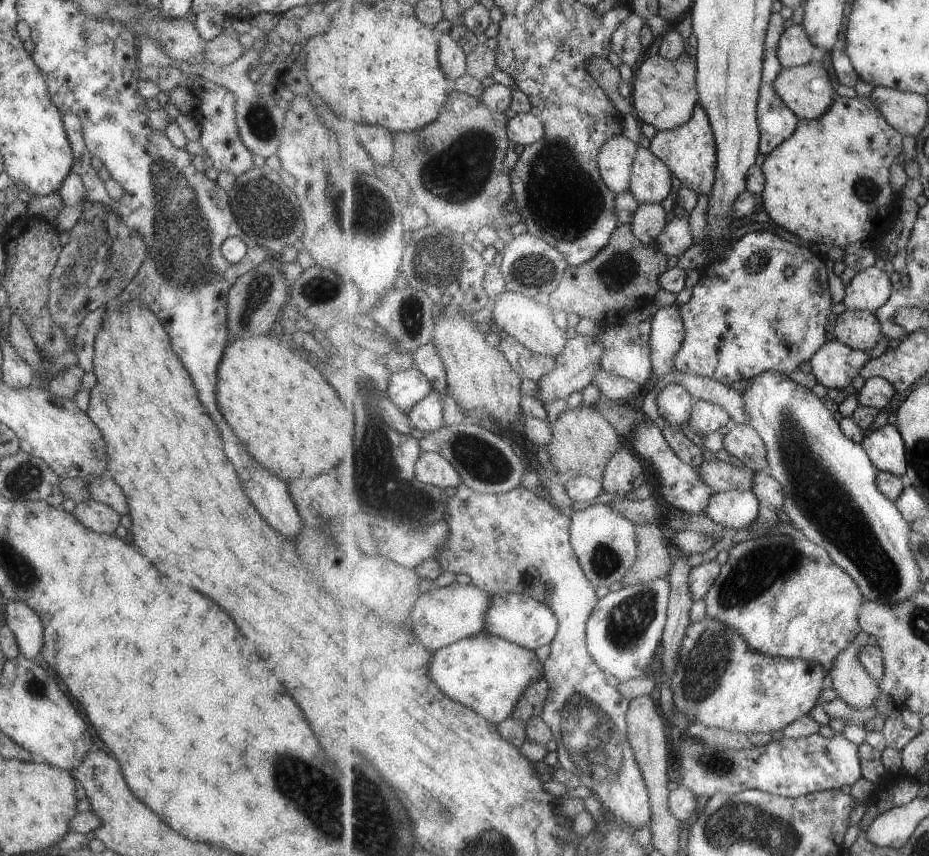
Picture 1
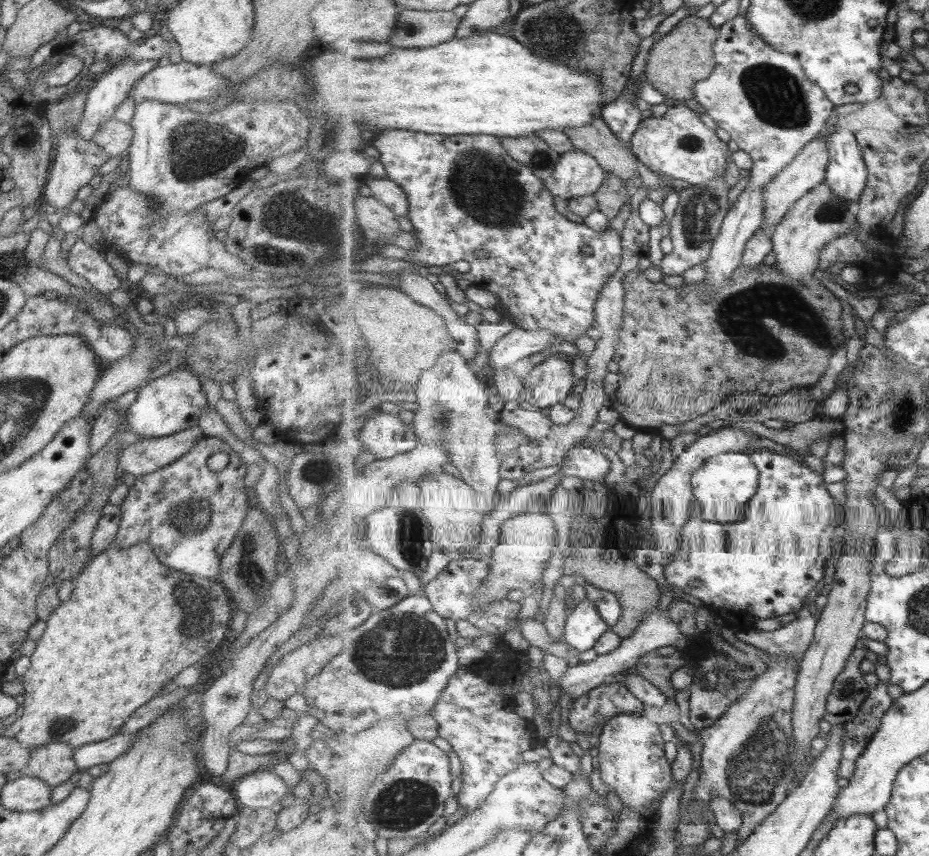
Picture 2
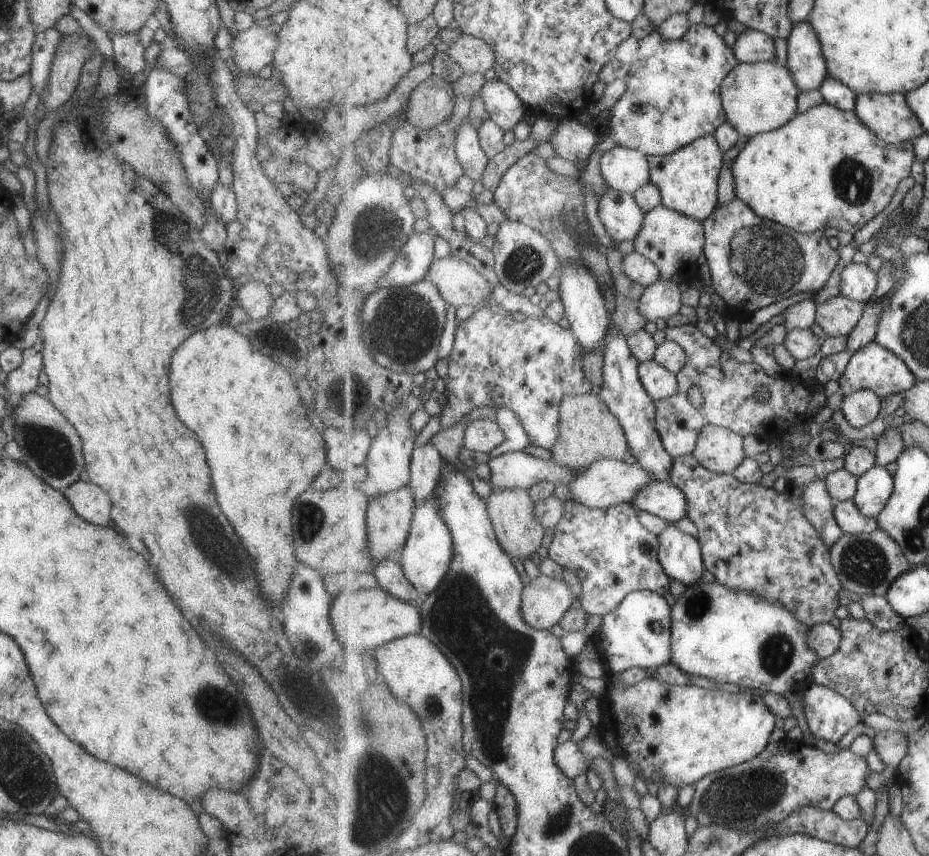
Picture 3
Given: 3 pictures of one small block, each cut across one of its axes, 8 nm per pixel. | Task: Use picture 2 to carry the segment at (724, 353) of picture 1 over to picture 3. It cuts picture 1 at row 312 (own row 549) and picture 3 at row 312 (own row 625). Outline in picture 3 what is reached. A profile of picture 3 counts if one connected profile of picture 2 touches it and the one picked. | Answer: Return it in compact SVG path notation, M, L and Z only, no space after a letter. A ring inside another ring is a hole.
M737 194L736 198L732 202L718 205L715 208L714 214L711 214L711 217L704 221L704 228L706 231L704 254L708 260L713 289L718 296L724 300L726 305L731 306L731 308L735 308L735 310L739 310L739 312L743 312L743 314L747 314L747 316L750 317L753 317L753 314L755 314L757 310L761 310L761 308L765 308L770 304L783 300L784 298L789 298L799 292L814 292L812 295L814 297L815 294L820 291L823 286L825 286L825 283L829 280L829 276L833 274L833 270L835 270L835 268L837 268L837 264L841 262L839 250L835 250L835 243L832 240L827 240L827 238L823 236L822 231L812 234L802 234L784 226L783 224L768 220L767 218L762 218L759 214L757 214L757 212L754 212L754 209L751 208L751 206L748 206L741 198L738 198Z

